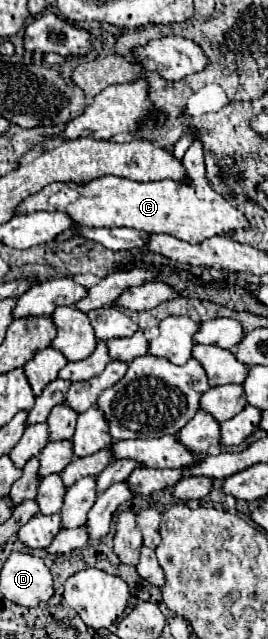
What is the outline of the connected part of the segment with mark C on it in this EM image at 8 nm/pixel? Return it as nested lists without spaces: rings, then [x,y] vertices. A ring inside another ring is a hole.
[[[194,141],[182,165],[188,183],[162,179],[138,183],[122,177],[98,177],[88,183],[52,183],[42,191],[30,195],[16,207],[16,215],[30,215],[36,211],[64,211],[74,223],[86,227],[130,227],[146,233],[166,233],[188,243],[200,243],[212,235],[226,235],[238,227],[248,227],[248,219],[226,197],[218,195],[204,175],[204,149]]]

